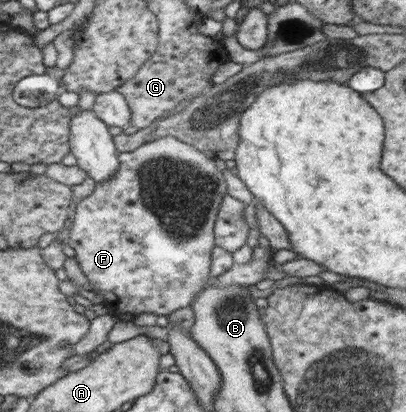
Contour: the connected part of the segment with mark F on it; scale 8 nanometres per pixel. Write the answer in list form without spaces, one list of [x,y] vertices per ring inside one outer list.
[[[167,136],[146,142],[130,153],[120,154],[121,167],[117,175],[112,177],[110,181],[97,184],[95,190],[77,202],[74,220],[72,221],[72,230],[70,231],[69,245],[75,251],[81,270],[86,275],[90,284],[93,284],[93,291],[102,294],[104,297],[112,297],[120,303],[124,303],[124,311],[132,311],[132,313],[154,313],[156,315],[170,315],[176,309],[187,307],[190,302],[196,298],[196,294],[204,288],[211,285],[213,280],[210,278],[210,264],[212,263],[212,250],[214,249],[215,236],[214,225],[216,216],[222,203],[222,198],[226,191],[226,180],[222,176],[223,173],[218,171],[215,156],[204,155],[201,153],[201,145],[186,144],[178,139]]]

